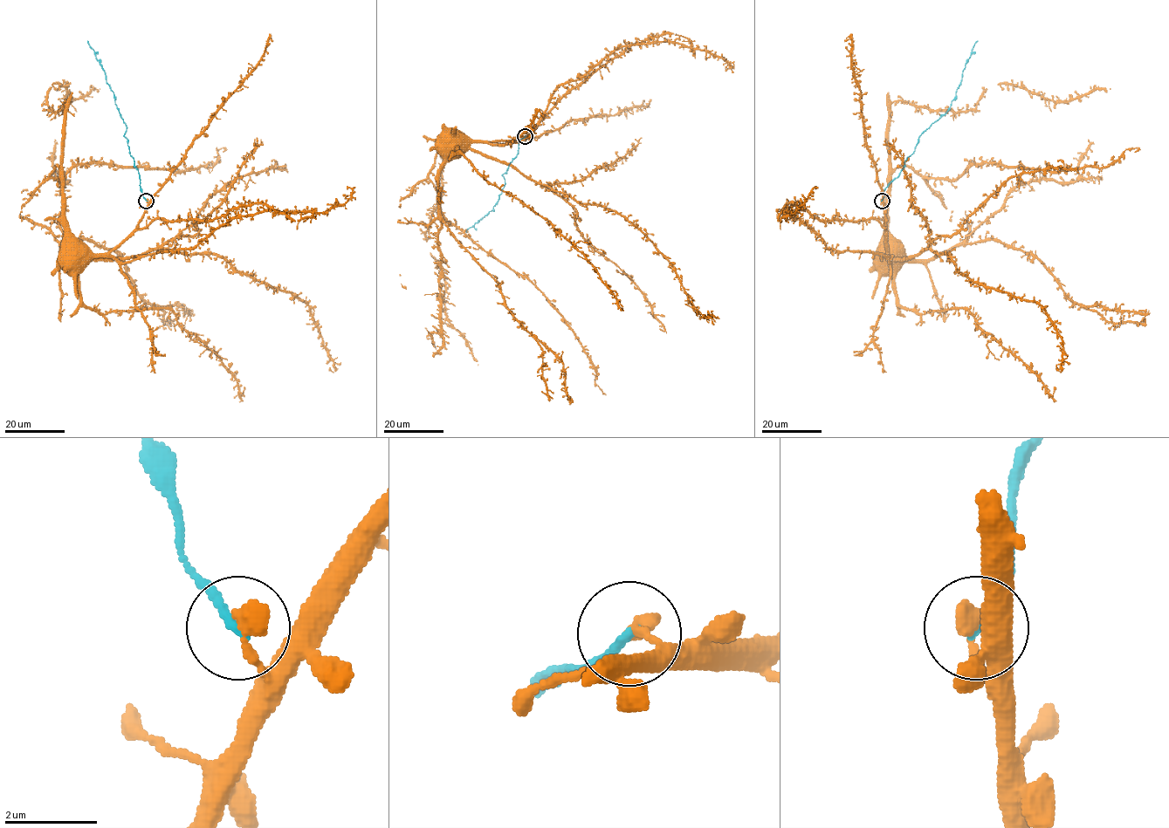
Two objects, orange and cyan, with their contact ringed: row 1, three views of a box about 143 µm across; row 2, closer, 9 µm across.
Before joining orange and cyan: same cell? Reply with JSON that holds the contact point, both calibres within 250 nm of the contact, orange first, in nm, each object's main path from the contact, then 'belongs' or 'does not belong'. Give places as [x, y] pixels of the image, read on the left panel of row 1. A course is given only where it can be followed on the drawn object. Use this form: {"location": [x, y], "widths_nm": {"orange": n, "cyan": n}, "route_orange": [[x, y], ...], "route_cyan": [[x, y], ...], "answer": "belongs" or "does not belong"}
{"location": [146, 201], "widths_nm": {"orange": 420, "cyan": 180}, "route_orange": [[147, 200], [147, 206], [140, 222], [120, 242], [108, 252], [80, 258], [75, 266]], "route_cyan": [[147, 200], [124, 136], [127, 125], [116, 106], [113, 92], [106, 81], [105, 71], [87, 40]], "answer": "does not belong"}

